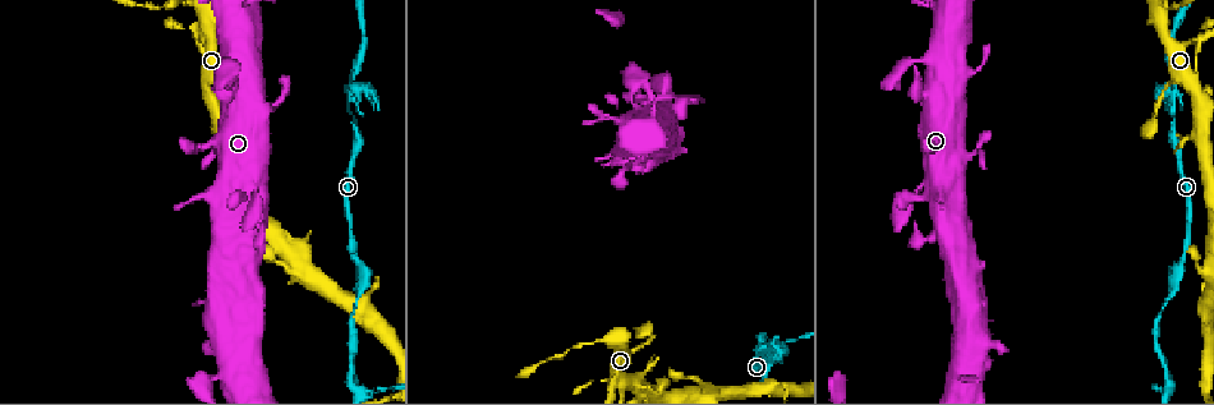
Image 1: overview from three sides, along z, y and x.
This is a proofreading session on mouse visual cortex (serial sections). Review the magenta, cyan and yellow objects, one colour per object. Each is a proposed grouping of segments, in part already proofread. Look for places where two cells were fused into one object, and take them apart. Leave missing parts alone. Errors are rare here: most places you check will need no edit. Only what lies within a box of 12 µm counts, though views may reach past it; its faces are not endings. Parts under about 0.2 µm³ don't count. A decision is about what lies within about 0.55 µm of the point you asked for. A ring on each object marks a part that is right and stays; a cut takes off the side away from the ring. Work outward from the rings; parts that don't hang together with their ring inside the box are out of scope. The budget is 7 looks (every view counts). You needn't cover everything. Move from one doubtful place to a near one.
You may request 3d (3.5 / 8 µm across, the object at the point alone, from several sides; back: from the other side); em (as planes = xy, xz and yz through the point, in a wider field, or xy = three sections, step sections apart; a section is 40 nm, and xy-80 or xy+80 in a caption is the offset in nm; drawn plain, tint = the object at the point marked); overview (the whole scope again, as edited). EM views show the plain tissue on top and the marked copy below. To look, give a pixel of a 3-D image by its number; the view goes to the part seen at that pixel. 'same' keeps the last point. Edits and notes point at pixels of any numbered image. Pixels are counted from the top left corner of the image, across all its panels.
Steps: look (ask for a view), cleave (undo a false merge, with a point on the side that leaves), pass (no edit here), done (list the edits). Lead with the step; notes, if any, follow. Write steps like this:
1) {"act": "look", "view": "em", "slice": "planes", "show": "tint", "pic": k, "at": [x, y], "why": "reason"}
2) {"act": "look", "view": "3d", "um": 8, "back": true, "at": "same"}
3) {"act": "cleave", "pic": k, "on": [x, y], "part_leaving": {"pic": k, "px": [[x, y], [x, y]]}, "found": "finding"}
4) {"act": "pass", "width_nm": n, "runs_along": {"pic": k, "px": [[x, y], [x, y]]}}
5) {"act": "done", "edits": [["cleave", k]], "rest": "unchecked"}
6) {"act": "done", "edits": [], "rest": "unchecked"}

{"act": "look", "view": "3d", "um": 3.5, "pic": 1, "at": [353, 132], "why": "sudden change in width"}

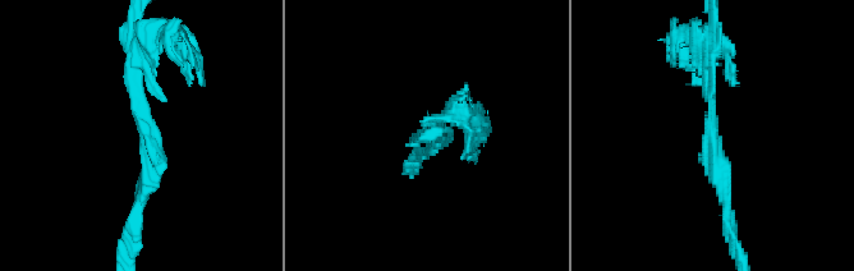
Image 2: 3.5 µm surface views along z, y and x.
{"act": "look", "view": "em", "slice": "planes", "show": "tint", "pic": 2, "at": [147, 134], "arm_widths_nm": [100, 150]}

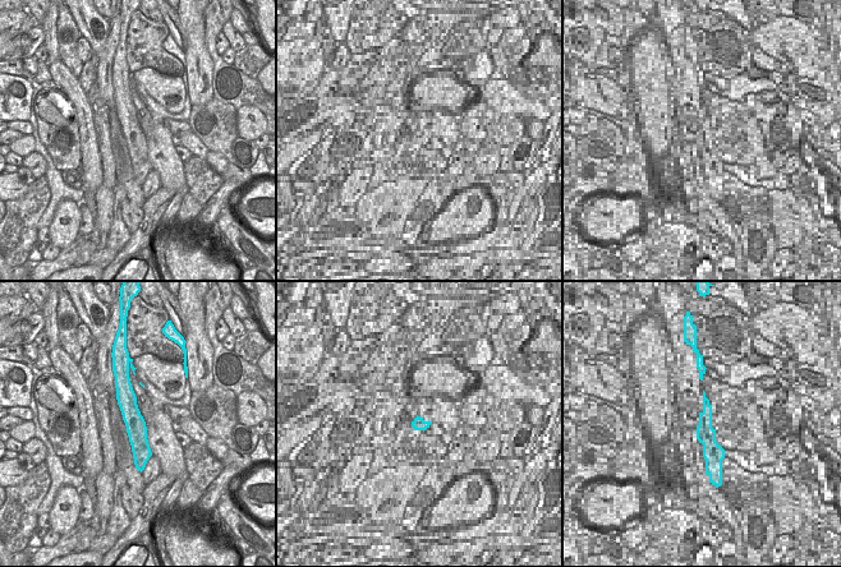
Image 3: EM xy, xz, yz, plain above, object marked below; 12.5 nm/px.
{"act": "pass", "runs_along": {"pic": 2, "px": [[726, 214], [710, 134], [710, 53]]}, "found": "one cell here"}

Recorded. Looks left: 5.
{"act": "look", "view": "3d", "um": 3.5, "back": true, "pic": 1, "at": [212, 101], "why": "sudden change in width"}

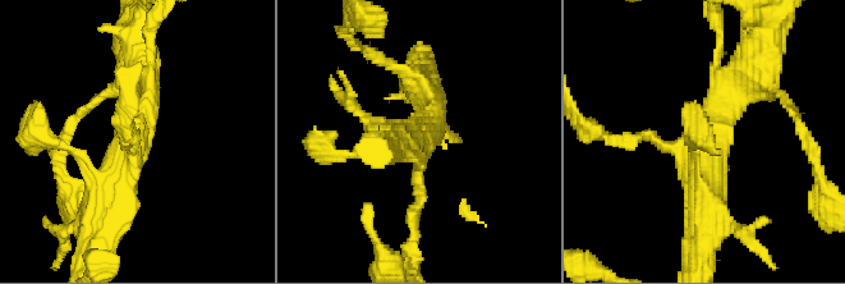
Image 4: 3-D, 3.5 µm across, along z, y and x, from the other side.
{"act": "look", "view": "em", "slice": "xy", "step": 5, "show": "tint", "pic": 4, "at": [419, 140]}

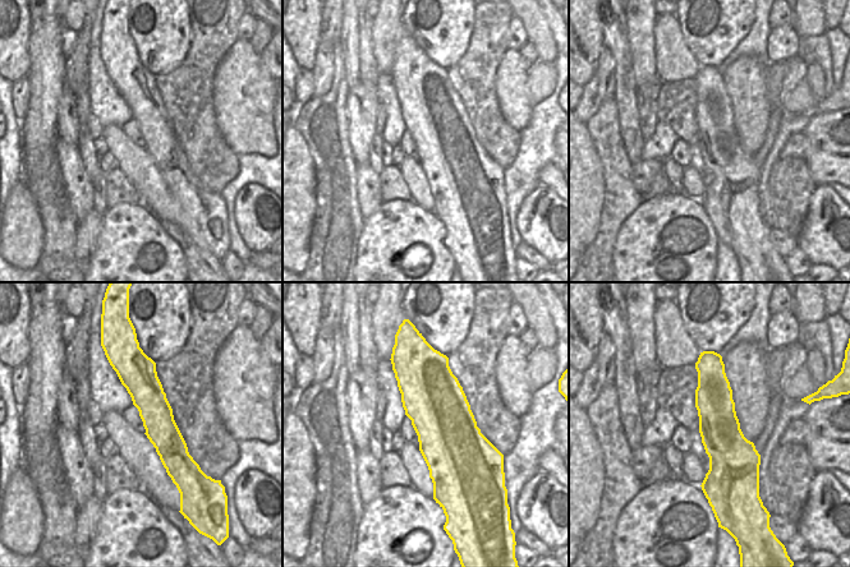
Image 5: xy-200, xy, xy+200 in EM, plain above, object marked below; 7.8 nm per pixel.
{"act": "pass", "found": "one cell here"}

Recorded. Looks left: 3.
{"act": "look", "view": "3d", "um": 3.5, "pic": 1, "at": [1166, 381], "why": "abrupt turn"}

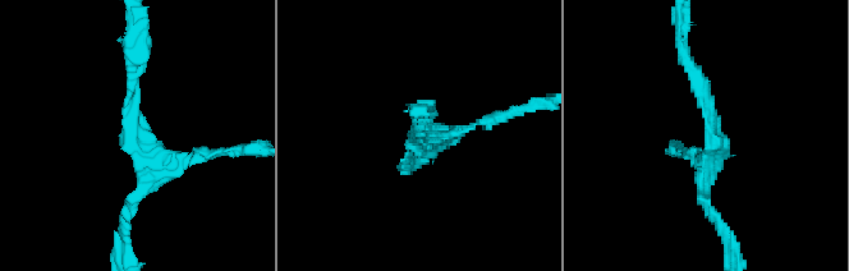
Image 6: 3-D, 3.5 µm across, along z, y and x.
{"act": "look", "view": "em", "slice": "planes", "show": "tint", "pic": 6, "at": [134, 135], "arm_widths_nm": [100, 200]}

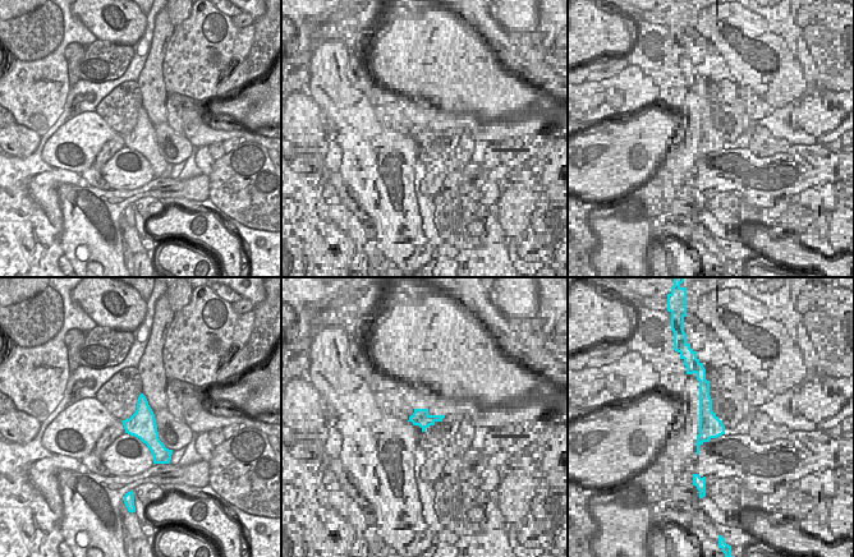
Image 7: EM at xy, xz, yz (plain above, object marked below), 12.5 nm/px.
{"act": "look", "view": "em", "slice": "xy", "step": 3, "show": "tint", "at": "same"}

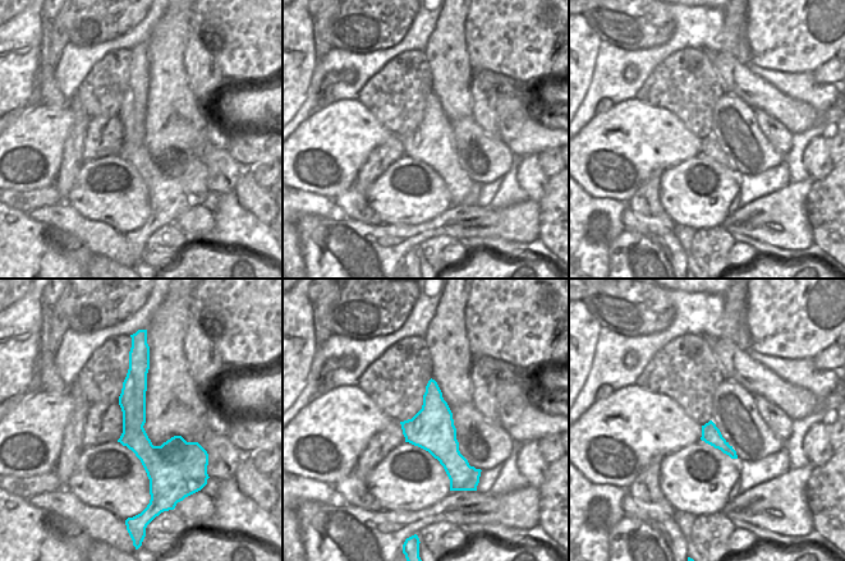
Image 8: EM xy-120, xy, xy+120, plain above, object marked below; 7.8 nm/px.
{"act": "pass", "runs_along": {"pic": 8, "px": [[132, 357], [154, 486]]}, "found": "continuous, no second cell"}

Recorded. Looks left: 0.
{"act": "done", "edits": [], "rest": "unchecked"}

